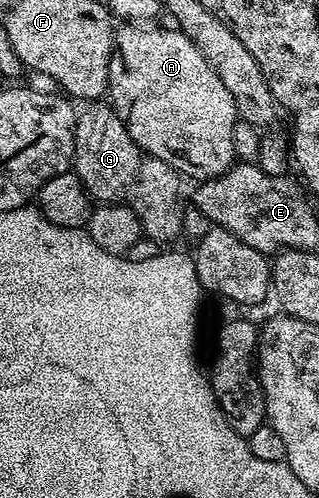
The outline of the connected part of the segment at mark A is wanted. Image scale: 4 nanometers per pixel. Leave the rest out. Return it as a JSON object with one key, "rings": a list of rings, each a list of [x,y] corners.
{"rings":[[[126,22],[121,25],[114,33],[114,54],[110,57],[110,82],[108,85],[108,100],[112,105],[115,112],[117,112],[118,117],[122,119],[123,126],[128,130],[128,134],[132,134],[132,138],[138,143],[139,149],[145,150],[149,155],[160,158],[164,162],[168,162],[168,166],[172,166],[179,174],[183,177],[195,176],[195,181],[201,182],[203,180],[211,180],[212,177],[216,175],[216,170],[225,170],[235,163],[236,157],[234,155],[234,147],[232,146],[232,130],[234,129],[234,124],[238,119],[238,111],[236,106],[232,102],[232,94],[228,94],[228,90],[224,87],[224,82],[220,82],[220,78],[216,74],[216,70],[212,70],[212,66],[208,66],[208,62],[204,58],[204,54],[200,54],[200,50],[196,50],[196,46],[189,40],[184,33],[175,30],[173,27],[170,28],[150,28],[154,26],[147,26],[142,22]]]}

